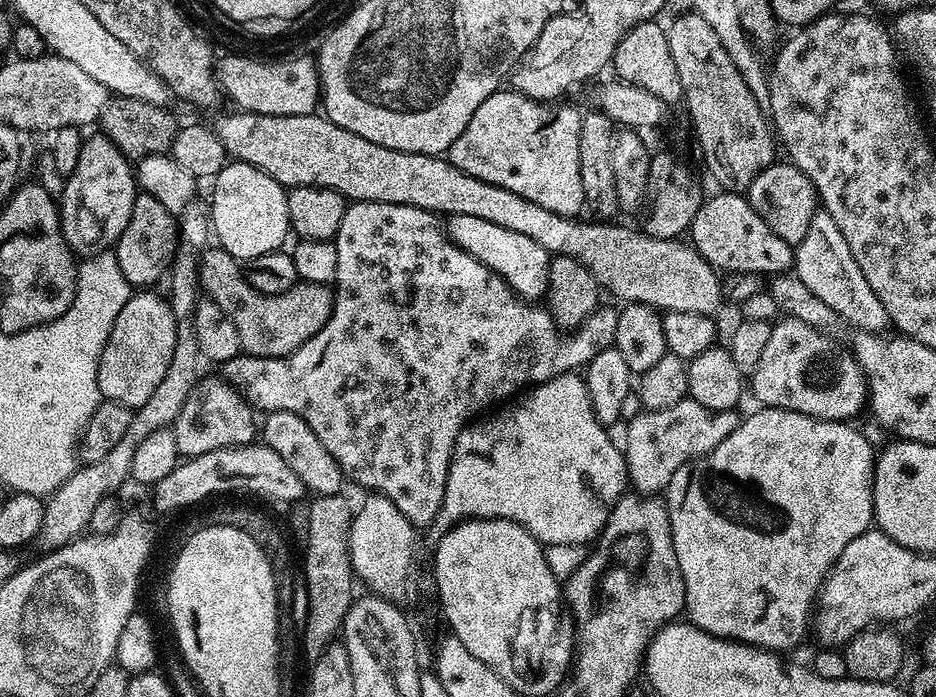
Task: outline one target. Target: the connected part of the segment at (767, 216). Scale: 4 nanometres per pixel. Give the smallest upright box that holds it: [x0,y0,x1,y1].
[746,162,818,246]

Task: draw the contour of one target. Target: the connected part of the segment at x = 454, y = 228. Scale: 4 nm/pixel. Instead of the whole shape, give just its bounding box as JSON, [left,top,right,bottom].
[446,216,550,302]

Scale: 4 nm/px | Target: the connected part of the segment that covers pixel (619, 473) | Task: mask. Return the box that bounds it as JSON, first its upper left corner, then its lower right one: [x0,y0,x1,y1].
[435,374,629,546]

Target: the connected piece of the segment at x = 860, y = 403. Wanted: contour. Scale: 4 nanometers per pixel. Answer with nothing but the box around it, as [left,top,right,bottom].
[750,318,868,421]

